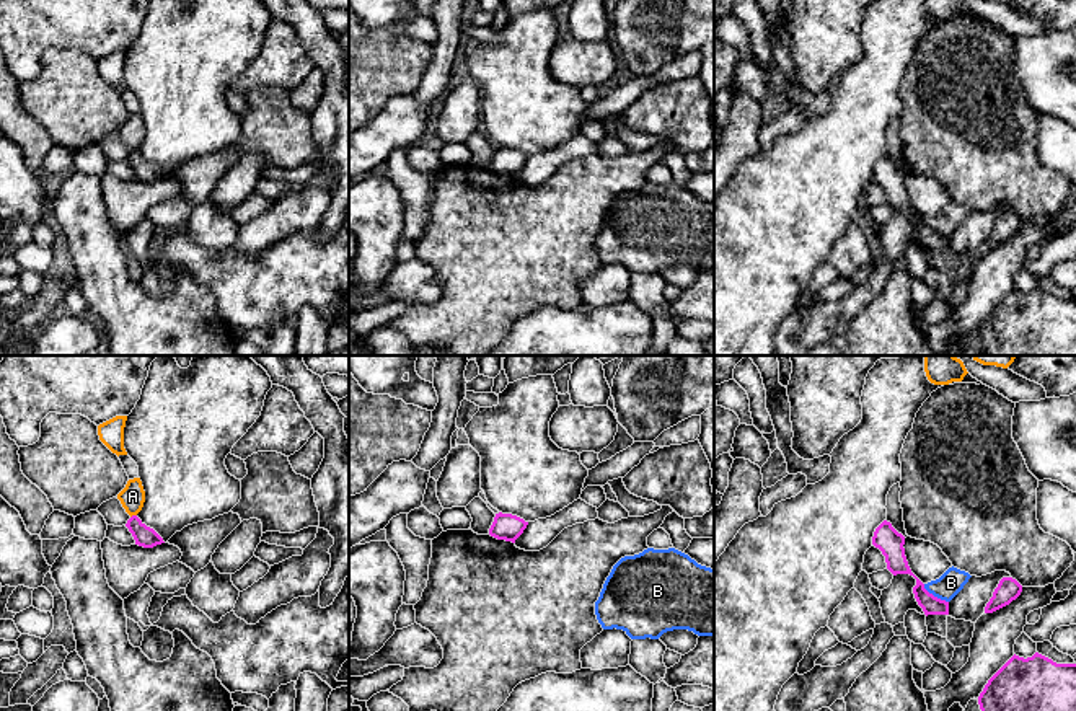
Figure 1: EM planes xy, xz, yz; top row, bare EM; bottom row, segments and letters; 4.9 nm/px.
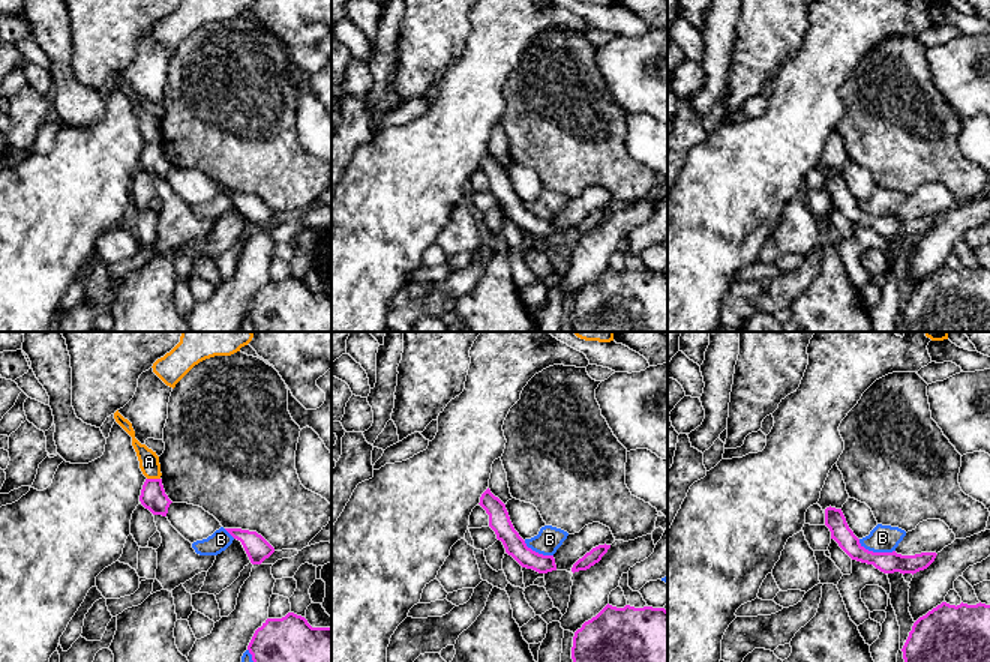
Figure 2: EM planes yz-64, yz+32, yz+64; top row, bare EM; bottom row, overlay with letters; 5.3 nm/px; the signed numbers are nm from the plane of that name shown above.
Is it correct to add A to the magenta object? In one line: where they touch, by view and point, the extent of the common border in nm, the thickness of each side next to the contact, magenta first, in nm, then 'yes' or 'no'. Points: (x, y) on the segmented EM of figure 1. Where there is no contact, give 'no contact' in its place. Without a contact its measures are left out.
contact xy (132, 516); length 40 nm; calibres 100 and 120 nm; no

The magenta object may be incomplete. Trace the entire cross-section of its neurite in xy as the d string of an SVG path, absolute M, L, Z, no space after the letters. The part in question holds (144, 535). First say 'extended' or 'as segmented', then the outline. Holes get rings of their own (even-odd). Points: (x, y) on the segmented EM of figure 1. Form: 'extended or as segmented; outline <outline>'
as segmented; outline M132 515L126 527L139 546L153 548L165 543L163 538L153 528L147 527L137 515Z

